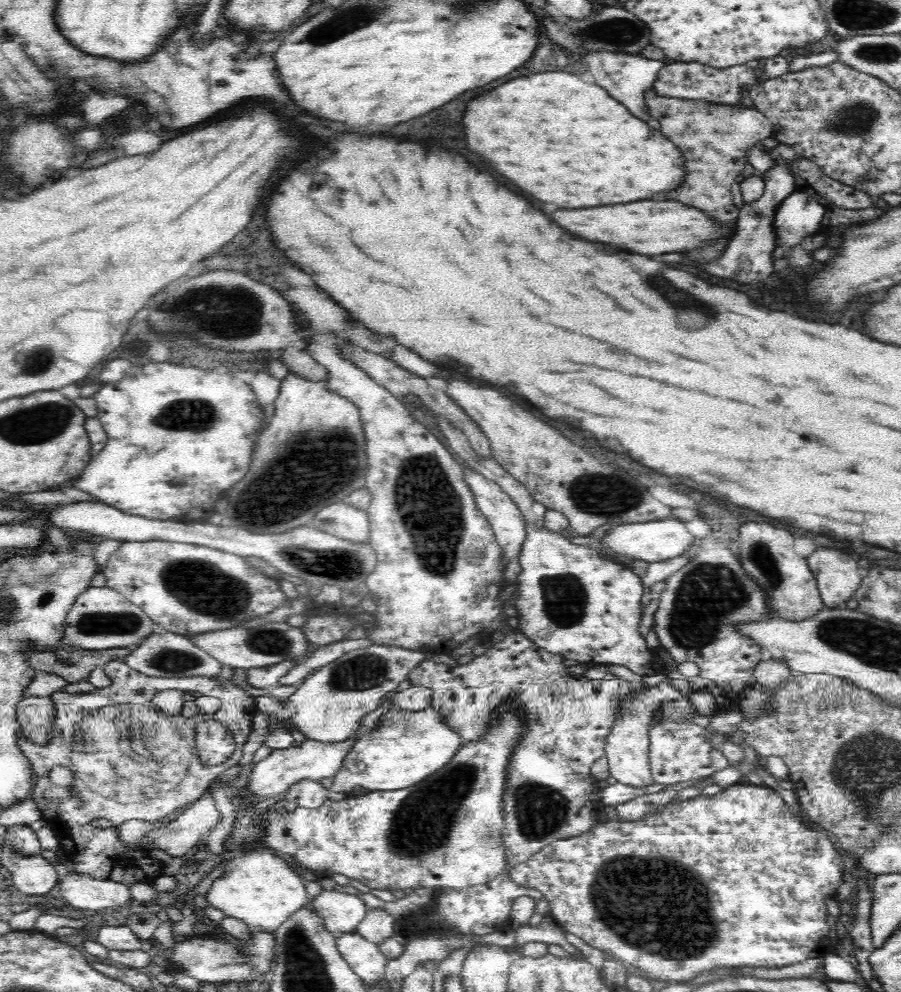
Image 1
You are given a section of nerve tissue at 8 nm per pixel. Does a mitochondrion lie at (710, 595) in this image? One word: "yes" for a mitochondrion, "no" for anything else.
yes

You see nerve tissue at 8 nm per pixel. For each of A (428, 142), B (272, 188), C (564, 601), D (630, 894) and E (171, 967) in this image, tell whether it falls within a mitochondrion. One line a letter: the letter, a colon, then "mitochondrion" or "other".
A: other
B: other
C: mitochondrion
D: mitochondrion
E: other

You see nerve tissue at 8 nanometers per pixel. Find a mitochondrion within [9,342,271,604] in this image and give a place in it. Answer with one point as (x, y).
(196, 415)

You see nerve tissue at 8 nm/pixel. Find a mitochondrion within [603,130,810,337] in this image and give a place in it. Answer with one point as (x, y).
(675, 297)

